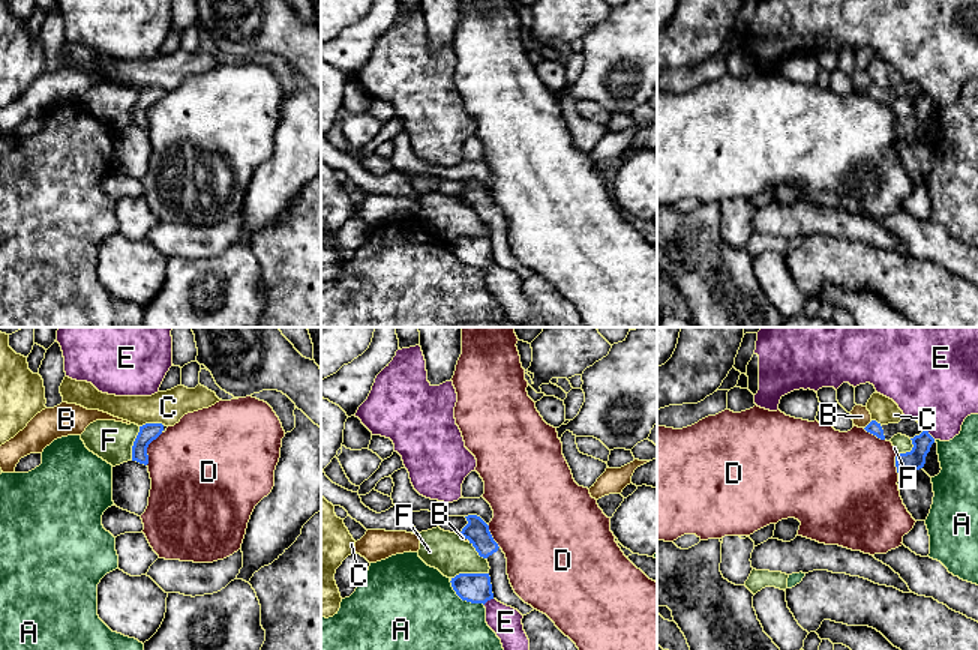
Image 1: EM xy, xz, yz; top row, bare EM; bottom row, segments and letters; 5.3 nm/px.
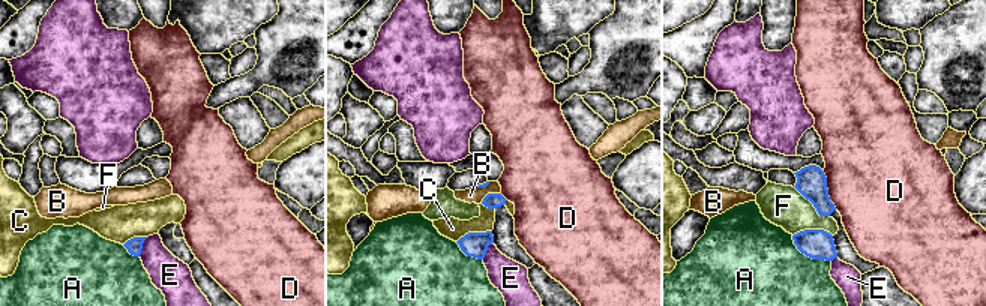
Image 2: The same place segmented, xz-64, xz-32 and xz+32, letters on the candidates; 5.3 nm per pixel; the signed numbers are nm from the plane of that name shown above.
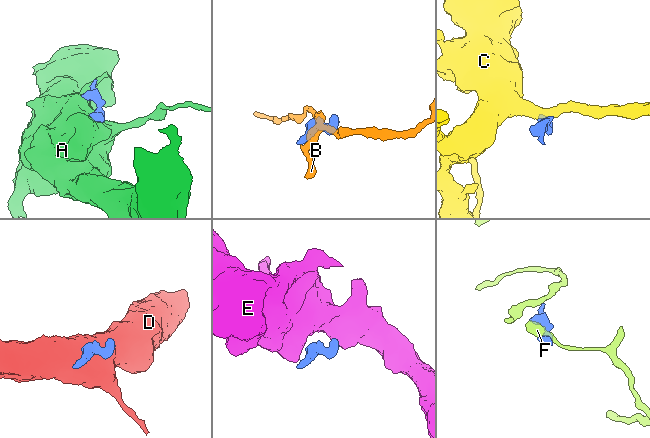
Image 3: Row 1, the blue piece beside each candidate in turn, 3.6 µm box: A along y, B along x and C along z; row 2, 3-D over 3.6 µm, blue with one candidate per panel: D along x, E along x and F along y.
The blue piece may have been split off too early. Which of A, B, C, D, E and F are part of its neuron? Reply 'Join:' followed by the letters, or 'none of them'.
Join: none of them

